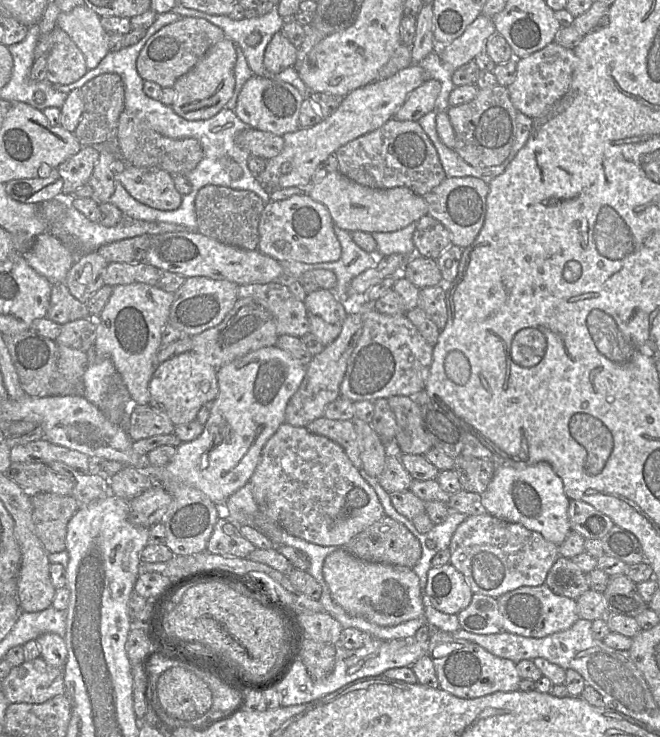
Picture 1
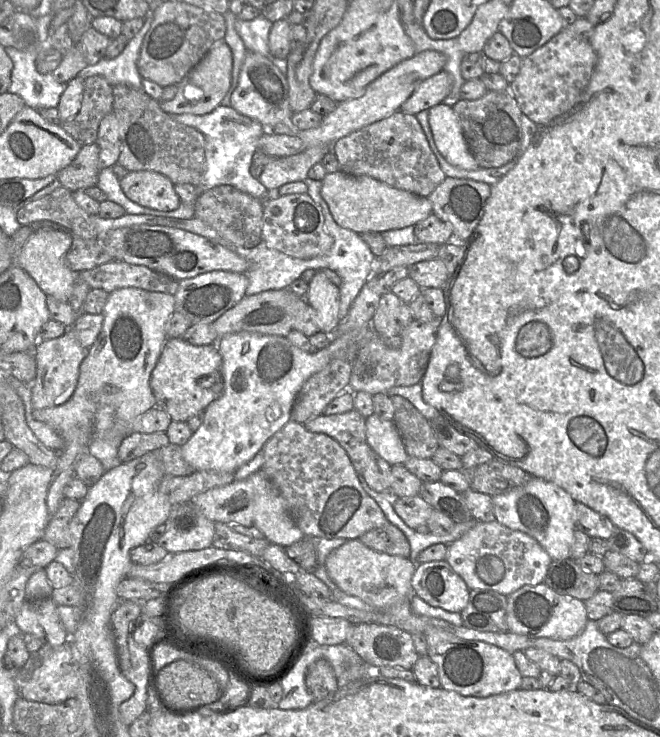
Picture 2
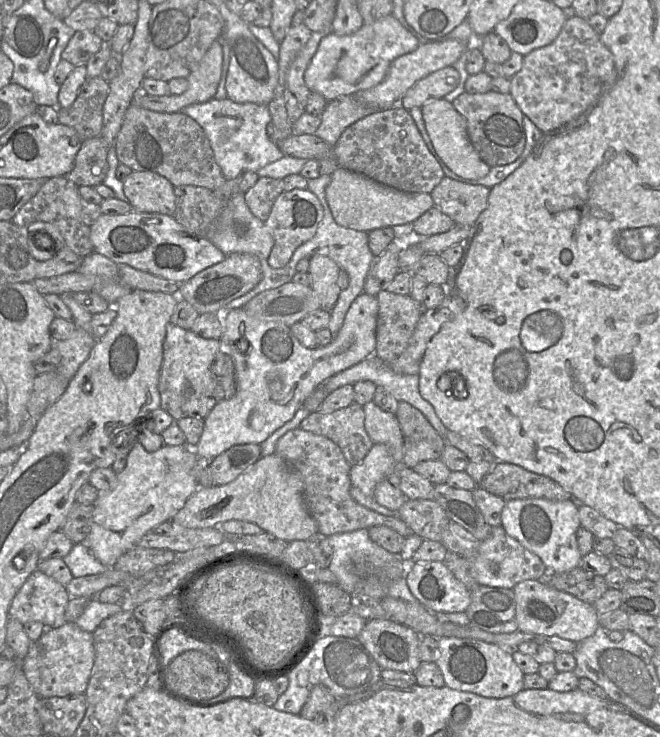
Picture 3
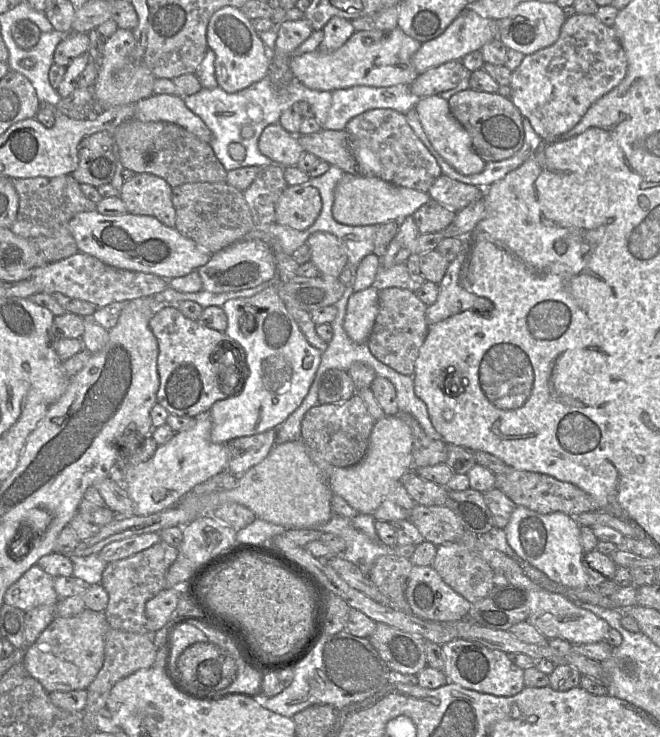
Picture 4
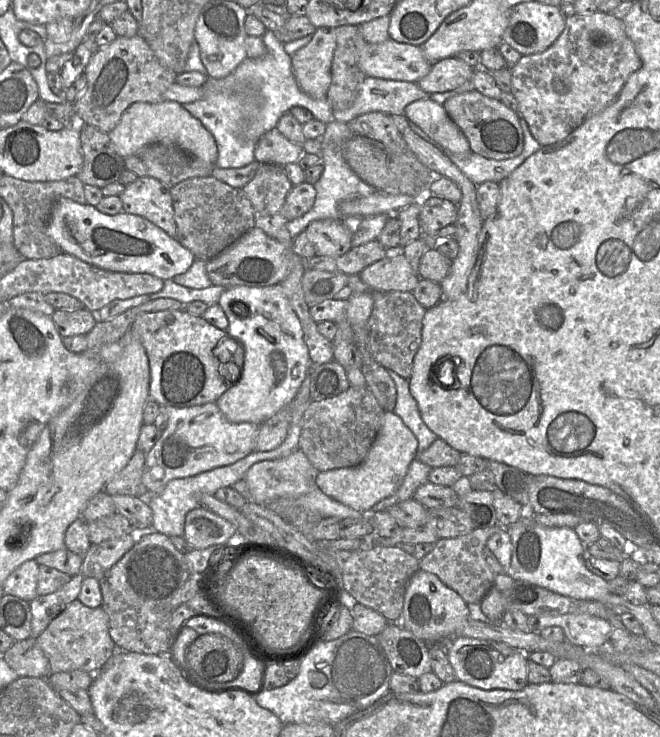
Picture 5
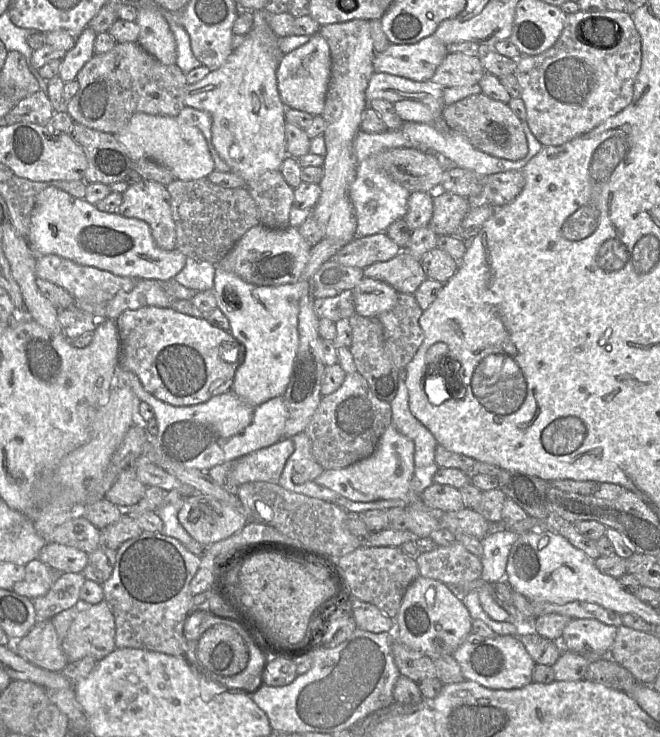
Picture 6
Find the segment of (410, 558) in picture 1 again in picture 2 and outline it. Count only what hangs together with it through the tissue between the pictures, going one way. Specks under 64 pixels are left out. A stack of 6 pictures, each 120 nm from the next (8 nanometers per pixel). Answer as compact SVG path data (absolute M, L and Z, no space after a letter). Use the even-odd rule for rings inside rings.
M390 522L364 533L359 540L377 552L404 558L410 557L411 548L407 537Z

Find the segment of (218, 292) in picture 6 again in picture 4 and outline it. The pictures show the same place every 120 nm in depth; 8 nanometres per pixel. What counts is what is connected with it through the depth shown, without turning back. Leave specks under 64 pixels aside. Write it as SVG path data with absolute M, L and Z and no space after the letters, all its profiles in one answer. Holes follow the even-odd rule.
M275 284L251 297L227 300L221 308L227 317L225 334L242 348L247 365L247 378L238 392L215 402L210 409L210 440L216 444L227 444L236 438L277 429L300 406L307 395L318 370L322 352L308 343L280 299L278 286Z

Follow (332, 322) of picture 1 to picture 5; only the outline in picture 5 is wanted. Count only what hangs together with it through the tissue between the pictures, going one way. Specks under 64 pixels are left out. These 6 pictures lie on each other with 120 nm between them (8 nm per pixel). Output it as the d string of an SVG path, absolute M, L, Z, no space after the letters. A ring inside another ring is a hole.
M315 220L305 230L319 256L339 257L351 248L351 231L342 220Z

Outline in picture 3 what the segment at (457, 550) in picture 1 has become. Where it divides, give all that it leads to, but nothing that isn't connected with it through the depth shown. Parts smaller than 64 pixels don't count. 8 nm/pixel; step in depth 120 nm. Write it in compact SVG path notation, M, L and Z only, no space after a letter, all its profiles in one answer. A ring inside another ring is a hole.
M492 527L490 535L480 542L475 557L469 560L469 572L480 586L513 589L524 580L539 580L547 573L543 561L509 536L504 528Z

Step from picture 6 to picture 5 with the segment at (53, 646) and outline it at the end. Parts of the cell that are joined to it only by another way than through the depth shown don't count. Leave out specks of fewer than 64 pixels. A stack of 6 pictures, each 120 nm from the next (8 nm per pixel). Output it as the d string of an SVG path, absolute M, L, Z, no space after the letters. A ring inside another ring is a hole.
M37 638L14 641L3 658L18 677L47 678L50 675L49 661L37 643Z

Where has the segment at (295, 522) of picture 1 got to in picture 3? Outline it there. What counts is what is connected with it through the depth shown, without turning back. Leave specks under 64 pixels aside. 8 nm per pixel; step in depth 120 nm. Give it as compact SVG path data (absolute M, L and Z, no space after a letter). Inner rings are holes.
M300 427L290 430L277 441L275 453L301 477L304 502L318 525L319 533L330 536L373 526L387 526L404 538L412 533L400 517L379 514L360 505L351 497L351 466L341 449L325 436L305 431Z

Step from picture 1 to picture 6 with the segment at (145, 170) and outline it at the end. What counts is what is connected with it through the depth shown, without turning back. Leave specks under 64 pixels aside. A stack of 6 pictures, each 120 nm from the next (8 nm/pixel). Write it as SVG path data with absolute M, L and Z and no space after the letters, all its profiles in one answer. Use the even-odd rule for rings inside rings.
M145 179L130 185L123 193L123 202L117 213L124 217L145 221L150 226L158 247L167 251L176 249L176 225L172 216L171 196L165 185Z

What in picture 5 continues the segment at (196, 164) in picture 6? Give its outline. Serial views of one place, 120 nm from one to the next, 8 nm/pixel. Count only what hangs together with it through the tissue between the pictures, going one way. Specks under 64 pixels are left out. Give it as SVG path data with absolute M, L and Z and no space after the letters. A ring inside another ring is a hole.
M172 100L133 103L124 111L117 126L108 135L123 158L147 145L160 143L174 145L208 164L215 165L217 161L218 149L214 136L182 104Z

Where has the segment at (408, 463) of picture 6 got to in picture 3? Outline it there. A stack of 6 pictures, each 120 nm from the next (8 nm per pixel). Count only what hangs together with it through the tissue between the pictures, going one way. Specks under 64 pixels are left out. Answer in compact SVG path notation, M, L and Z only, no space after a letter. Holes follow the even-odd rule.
M374 443L363 461L350 468L351 487L358 488L364 495L374 496L376 485L401 466L385 445Z

